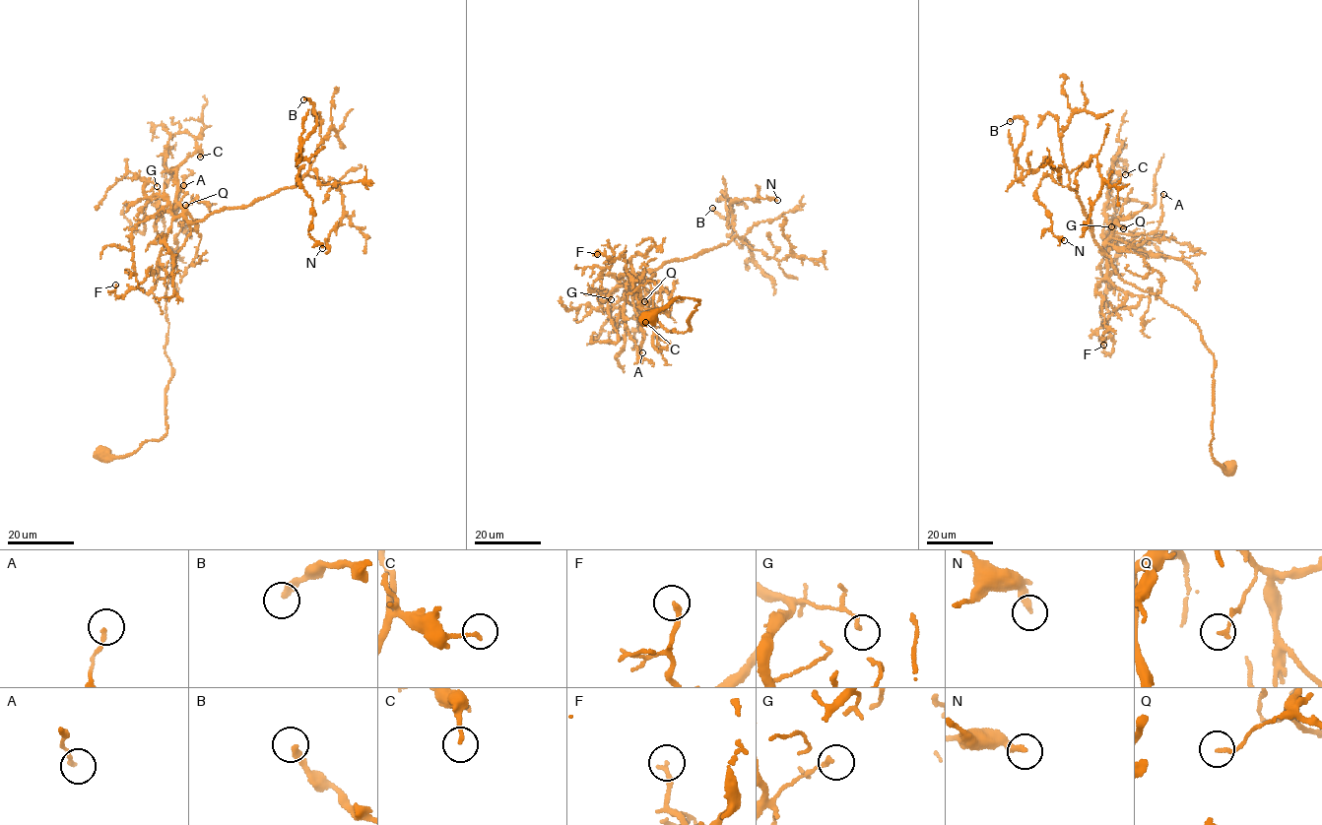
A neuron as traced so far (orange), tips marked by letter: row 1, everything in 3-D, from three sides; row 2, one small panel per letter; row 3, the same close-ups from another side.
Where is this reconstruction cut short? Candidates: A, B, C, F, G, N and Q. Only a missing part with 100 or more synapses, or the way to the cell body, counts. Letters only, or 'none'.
none

